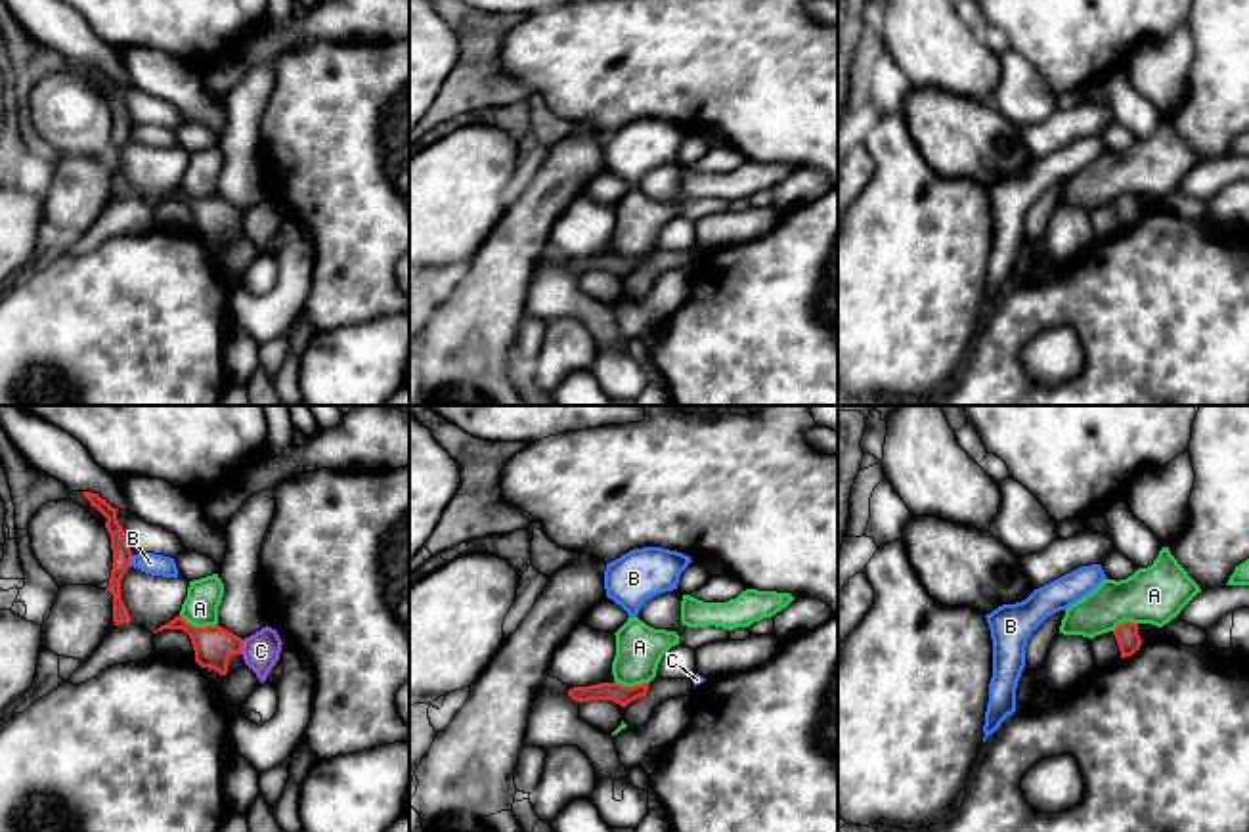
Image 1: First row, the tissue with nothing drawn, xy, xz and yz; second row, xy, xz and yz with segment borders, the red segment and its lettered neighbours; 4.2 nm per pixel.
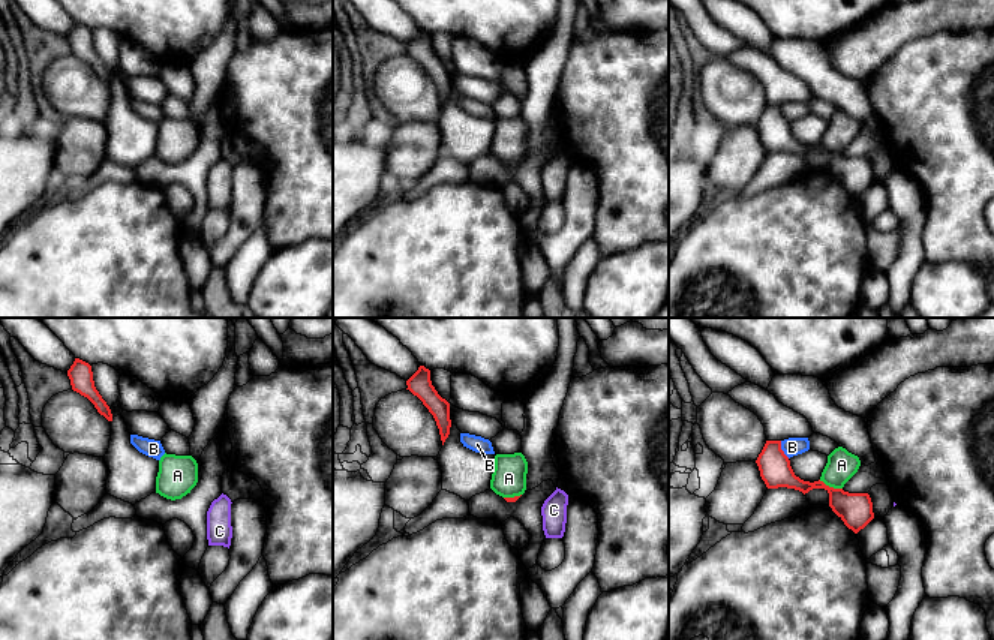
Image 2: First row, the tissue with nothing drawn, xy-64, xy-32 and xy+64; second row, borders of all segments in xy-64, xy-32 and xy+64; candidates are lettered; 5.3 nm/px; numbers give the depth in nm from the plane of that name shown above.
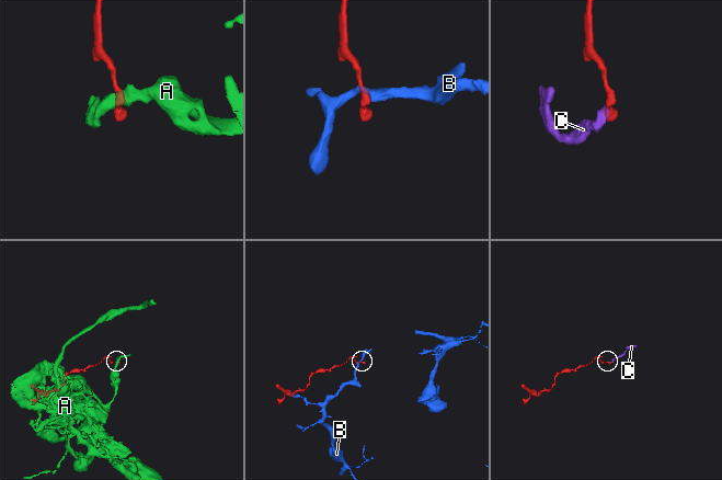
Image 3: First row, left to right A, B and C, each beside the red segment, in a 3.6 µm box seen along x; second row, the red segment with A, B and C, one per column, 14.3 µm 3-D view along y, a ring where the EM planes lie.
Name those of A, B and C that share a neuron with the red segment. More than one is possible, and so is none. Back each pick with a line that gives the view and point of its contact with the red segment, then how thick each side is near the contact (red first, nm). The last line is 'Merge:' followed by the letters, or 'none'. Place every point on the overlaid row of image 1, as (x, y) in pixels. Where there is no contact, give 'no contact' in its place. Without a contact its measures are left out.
Merge: none

